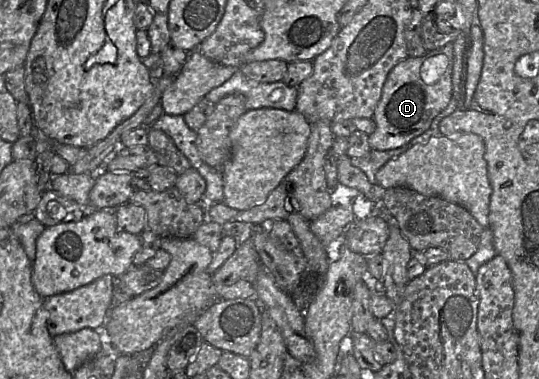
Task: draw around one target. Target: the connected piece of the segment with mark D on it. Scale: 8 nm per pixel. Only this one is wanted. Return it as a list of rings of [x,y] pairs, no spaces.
[[[449,42],[440,49],[428,51],[424,56],[408,56],[389,72],[372,117],[376,124],[375,131],[368,136],[372,150],[400,148],[428,130],[433,119],[452,98],[453,57],[454,44]]]

